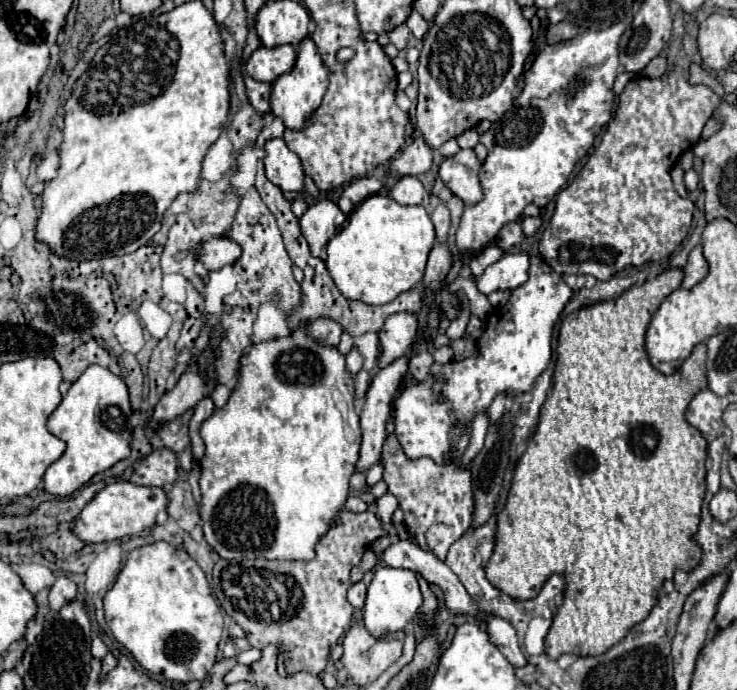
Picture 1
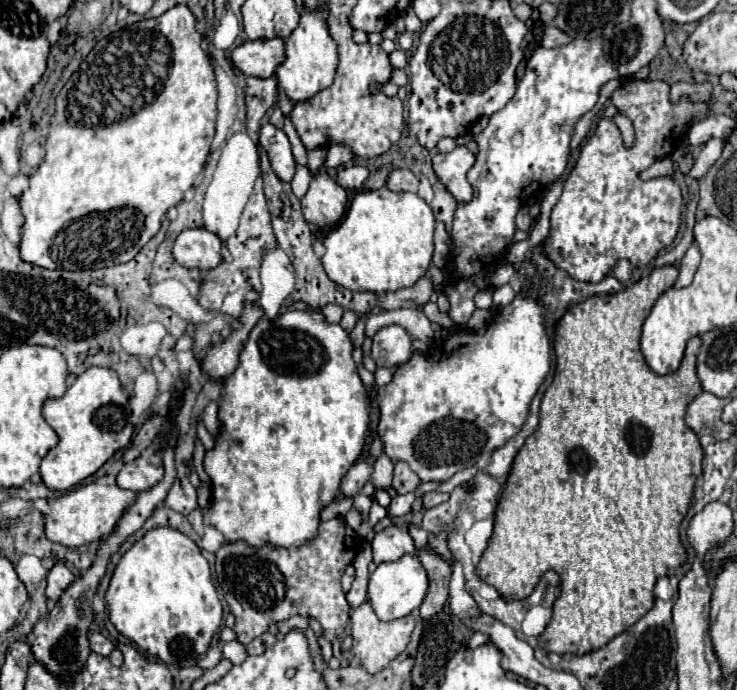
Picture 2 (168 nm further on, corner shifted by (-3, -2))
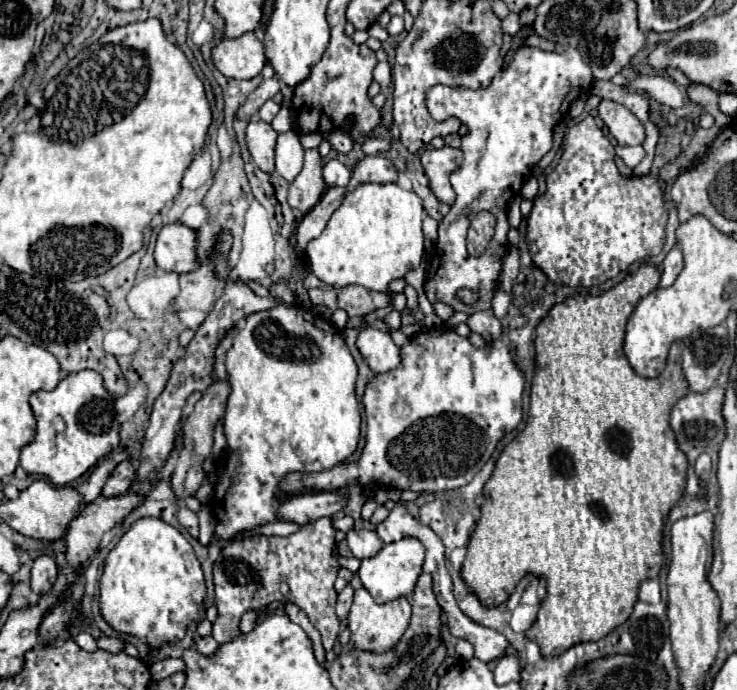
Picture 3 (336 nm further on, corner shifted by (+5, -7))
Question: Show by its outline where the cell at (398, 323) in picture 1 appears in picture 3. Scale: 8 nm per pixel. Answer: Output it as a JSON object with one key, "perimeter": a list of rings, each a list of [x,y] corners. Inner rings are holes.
{"perimeter":[[[368,327],[358,333],[356,347],[374,373],[388,373],[400,365],[400,349],[388,333]]]}

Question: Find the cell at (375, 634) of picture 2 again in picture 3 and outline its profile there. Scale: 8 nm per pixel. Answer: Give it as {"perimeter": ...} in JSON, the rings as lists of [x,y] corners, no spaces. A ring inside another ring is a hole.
{"perimeter":[[[364,587],[354,591],[354,603],[348,615],[348,627],[352,631],[352,643],[356,647],[368,651],[388,651],[388,647],[394,647],[400,641],[400,635],[404,635],[408,621],[410,621],[408,597],[398,597],[390,603],[378,605]]]}

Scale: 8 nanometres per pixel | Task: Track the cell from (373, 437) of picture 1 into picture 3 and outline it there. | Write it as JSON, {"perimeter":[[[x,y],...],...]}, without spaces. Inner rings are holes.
{"perimeter":[[[336,491],[298,493],[298,495],[290,495],[276,509],[276,517],[282,521],[294,521],[298,525],[306,525],[320,517],[332,517],[344,507],[344,503],[346,499]]]}

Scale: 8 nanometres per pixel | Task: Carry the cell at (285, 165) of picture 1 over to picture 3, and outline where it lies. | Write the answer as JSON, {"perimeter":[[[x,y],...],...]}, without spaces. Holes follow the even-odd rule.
{"perimeter":[[[262,119],[248,121],[246,127],[246,145],[252,155],[252,161],[262,169],[272,173],[274,171],[274,145],[276,145],[278,133],[272,129],[270,123],[264,123]]]}

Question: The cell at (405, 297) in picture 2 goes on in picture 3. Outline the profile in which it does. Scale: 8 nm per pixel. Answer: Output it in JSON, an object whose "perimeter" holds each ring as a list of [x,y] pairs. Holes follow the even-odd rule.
{"perimeter":[[[358,285],[338,287],[336,297],[338,297],[340,309],[344,309],[348,315],[362,315],[362,317],[388,303],[386,293],[376,293],[366,287],[358,287]]]}

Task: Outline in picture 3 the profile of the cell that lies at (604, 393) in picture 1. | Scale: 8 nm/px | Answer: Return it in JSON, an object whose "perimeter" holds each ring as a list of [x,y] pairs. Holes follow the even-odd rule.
{"perimeter":[[[642,263],[636,273],[630,273],[624,281],[620,281],[612,289],[608,289],[608,291],[604,291],[600,295],[572,295],[572,297],[566,297],[566,301],[556,303],[548,311],[548,315],[542,317],[542,321],[536,327],[536,339],[534,339],[534,345],[536,345],[536,375],[532,379],[530,411],[528,411],[526,427],[498,455],[496,467],[494,467],[490,479],[484,485],[484,495],[486,497],[484,497],[484,505],[480,507],[482,515],[480,515],[480,519],[476,523],[476,529],[470,535],[470,541],[468,541],[468,547],[466,547],[468,551],[466,551],[466,559],[464,559],[464,565],[462,565],[462,579],[476,593],[476,597],[482,601],[482,605],[498,607],[512,595],[516,583],[526,573],[534,573],[538,577],[544,577],[546,585],[548,585],[548,595],[540,603],[538,617],[536,617],[534,625],[526,633],[526,637],[530,641],[538,643],[538,647],[540,647],[544,657],[560,655],[566,649],[570,649],[572,645],[582,643],[582,641],[602,639],[614,627],[624,623],[628,619],[628,615],[632,613],[634,603],[638,601],[640,583],[644,579],[656,577],[660,567],[662,567],[662,559],[664,559],[662,557],[662,523],[664,523],[666,515],[670,513],[670,509],[682,497],[684,487],[686,487],[686,471],[688,471],[686,455],[678,449],[678,443],[676,443],[674,433],[670,429],[670,411],[672,411],[674,403],[688,393],[688,381],[684,379],[684,373],[682,373],[682,367],[680,367],[680,351],[682,351],[682,347],[680,347],[680,343],[674,343],[674,351],[668,357],[666,371],[664,371],[664,375],[658,375],[656,379],[644,379],[644,377],[636,375],[634,369],[630,367],[628,359],[622,353],[622,335],[624,335],[626,321],[630,319],[636,303],[644,295],[648,295],[650,291],[654,291],[658,287],[658,281],[660,281],[658,269],[654,265]]]}

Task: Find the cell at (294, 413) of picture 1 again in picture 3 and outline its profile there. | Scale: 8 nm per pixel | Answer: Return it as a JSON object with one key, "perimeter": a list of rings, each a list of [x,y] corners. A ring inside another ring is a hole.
{"perimeter":[[[276,305],[272,309],[266,311],[258,311],[246,317],[244,327],[236,333],[232,347],[226,353],[226,369],[228,369],[228,377],[230,377],[230,385],[232,385],[232,393],[228,397],[228,407],[226,407],[226,415],[224,415],[224,435],[228,439],[228,461],[222,469],[222,479],[216,485],[216,517],[218,517],[218,525],[216,525],[216,537],[218,539],[230,539],[242,531],[248,531],[256,525],[264,525],[270,521],[276,521],[276,507],[280,505],[280,491],[278,491],[278,483],[280,479],[290,473],[290,471],[324,471],[328,467],[334,467],[342,461],[346,461],[358,447],[358,439],[360,439],[360,405],[356,399],[356,377],[358,377],[358,367],[352,359],[352,353],[348,349],[348,345],[342,339],[340,329],[336,329],[328,319],[320,321],[316,319],[308,309],[294,309],[290,305]]]}

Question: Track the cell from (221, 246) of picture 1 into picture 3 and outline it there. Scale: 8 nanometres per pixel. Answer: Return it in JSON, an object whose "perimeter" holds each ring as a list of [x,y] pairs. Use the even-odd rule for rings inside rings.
{"perimeter":[[[182,223],[164,225],[154,247],[156,265],[164,271],[188,273],[198,267],[196,261],[196,233]]]}

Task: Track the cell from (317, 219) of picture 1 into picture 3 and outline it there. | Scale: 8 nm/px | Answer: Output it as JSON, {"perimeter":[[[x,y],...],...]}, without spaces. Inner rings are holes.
{"perimeter":[[[318,147],[304,151],[304,167],[300,175],[290,183],[290,189],[288,189],[288,203],[292,209],[298,209],[304,213],[318,203],[326,187],[322,179],[322,163],[324,161],[318,153]]]}

